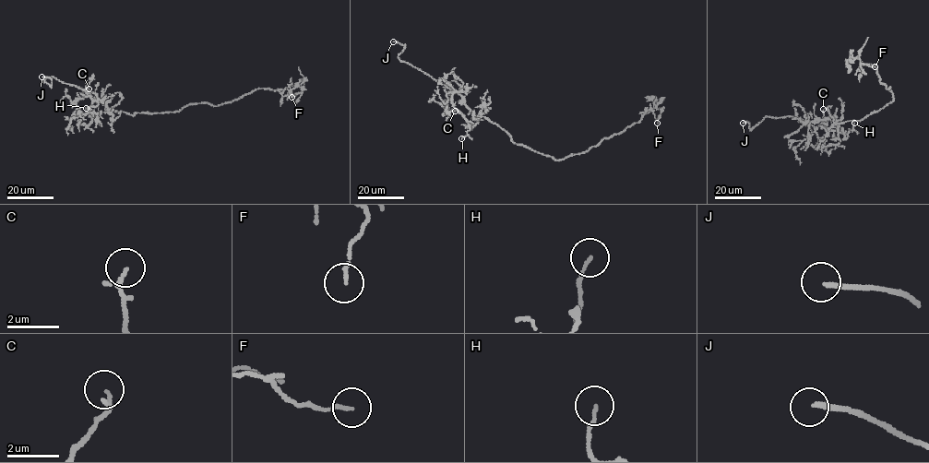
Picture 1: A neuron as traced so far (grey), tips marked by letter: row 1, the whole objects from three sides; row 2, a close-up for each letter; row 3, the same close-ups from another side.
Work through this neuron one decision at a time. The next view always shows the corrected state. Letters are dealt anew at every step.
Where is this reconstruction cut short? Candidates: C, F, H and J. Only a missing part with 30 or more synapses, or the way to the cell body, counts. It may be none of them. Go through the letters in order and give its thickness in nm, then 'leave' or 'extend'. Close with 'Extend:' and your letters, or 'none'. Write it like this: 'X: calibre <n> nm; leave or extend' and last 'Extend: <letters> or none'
C: calibre 110 nm; leave
F: calibre 120 nm; leave
H: calibre 100 nm; leave
J: calibre 180 nm; extend
Extend: J

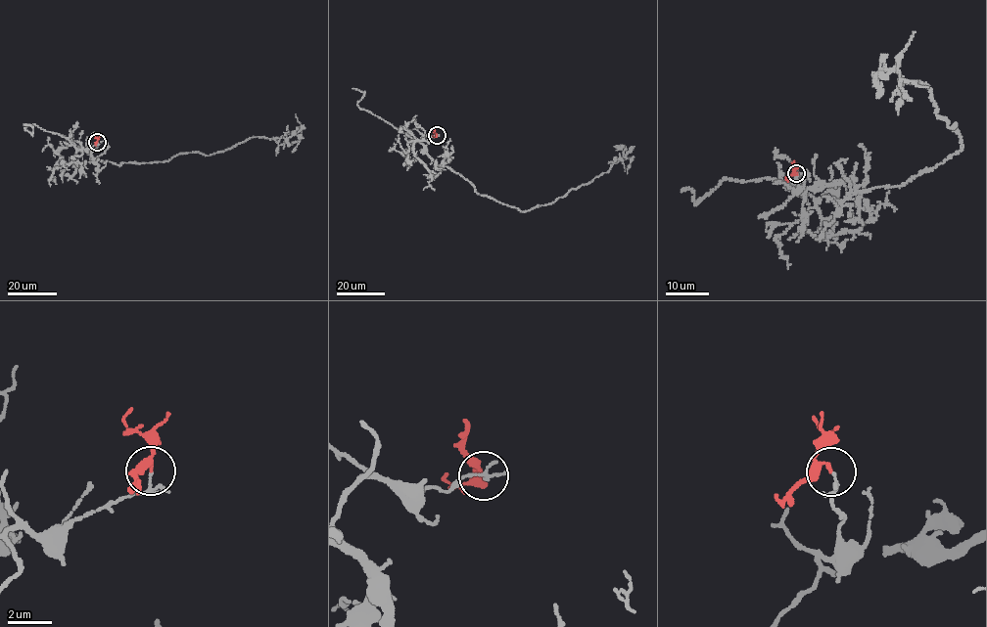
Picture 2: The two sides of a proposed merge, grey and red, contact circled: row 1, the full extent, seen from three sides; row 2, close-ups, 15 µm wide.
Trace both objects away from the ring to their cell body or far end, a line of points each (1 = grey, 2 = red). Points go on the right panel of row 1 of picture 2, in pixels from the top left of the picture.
1: (796, 174), (793, 191), (860, 191), (956, 154), (956, 123), (898, 61), (927, 86)
2: (796, 173), (792, 161)

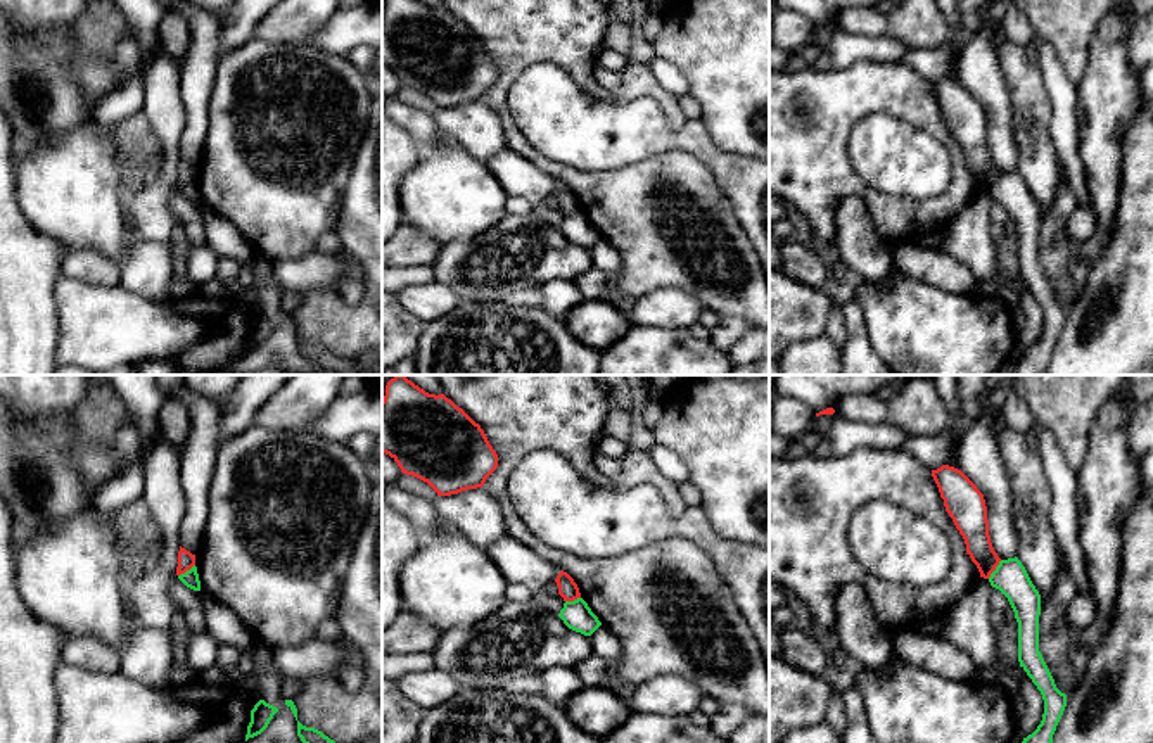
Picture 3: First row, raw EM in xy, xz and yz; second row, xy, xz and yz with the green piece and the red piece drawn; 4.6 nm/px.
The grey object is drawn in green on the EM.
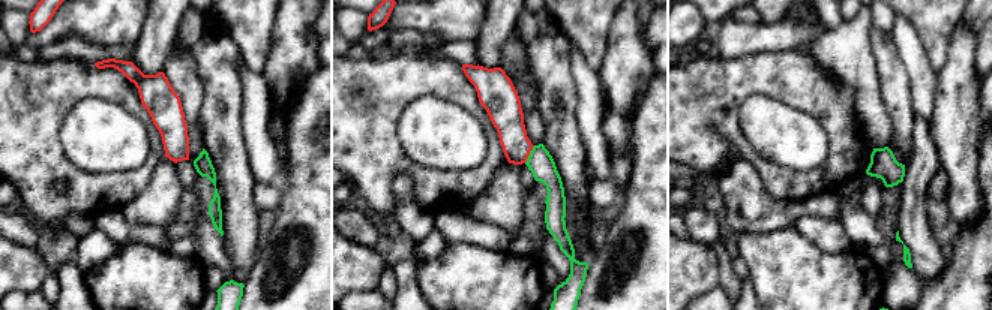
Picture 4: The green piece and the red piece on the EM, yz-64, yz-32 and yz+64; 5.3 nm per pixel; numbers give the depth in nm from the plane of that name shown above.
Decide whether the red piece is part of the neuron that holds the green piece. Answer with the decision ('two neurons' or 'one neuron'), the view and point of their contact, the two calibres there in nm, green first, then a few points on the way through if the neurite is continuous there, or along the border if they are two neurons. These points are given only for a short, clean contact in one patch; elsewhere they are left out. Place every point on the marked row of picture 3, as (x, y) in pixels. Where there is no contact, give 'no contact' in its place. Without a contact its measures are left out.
two neurons; meets green in yz at (996, 569); 160 nm thick on the green side, 150 nm on the other; border along yz (1001, 560), (987, 577)

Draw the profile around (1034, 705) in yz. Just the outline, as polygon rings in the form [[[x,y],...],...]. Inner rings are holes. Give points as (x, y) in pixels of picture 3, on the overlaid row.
[[[1023,667],[1015,669],[1018,679],[1018,695],[1025,702],[1025,714],[1016,719],[1016,729],[1027,738],[1032,734],[1042,721],[1044,700],[1037,686],[1027,676]]]

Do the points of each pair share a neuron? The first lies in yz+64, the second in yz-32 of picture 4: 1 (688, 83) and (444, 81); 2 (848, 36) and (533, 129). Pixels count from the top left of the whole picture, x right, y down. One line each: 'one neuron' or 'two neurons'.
1: one neuron
2: one neuron

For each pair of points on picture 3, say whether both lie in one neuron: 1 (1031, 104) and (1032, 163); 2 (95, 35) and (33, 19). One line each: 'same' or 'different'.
1: same
2: different

